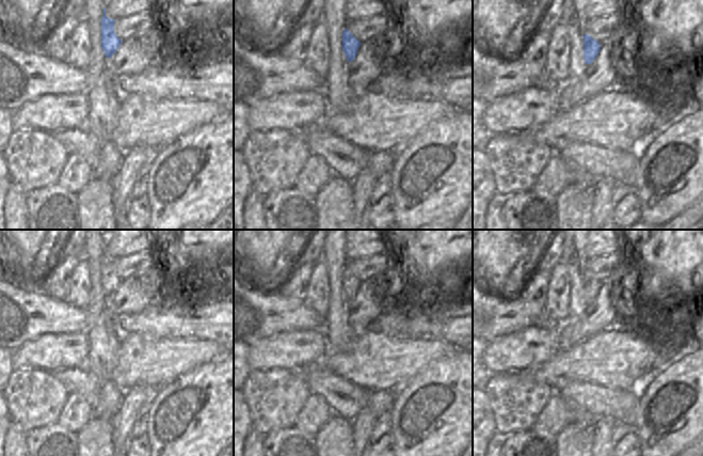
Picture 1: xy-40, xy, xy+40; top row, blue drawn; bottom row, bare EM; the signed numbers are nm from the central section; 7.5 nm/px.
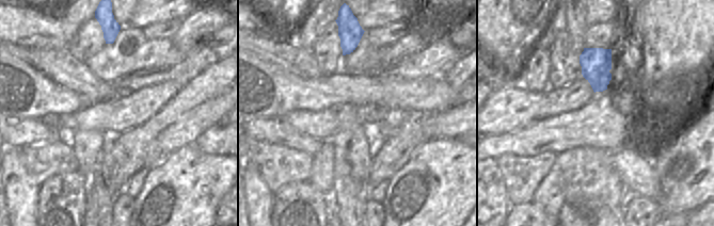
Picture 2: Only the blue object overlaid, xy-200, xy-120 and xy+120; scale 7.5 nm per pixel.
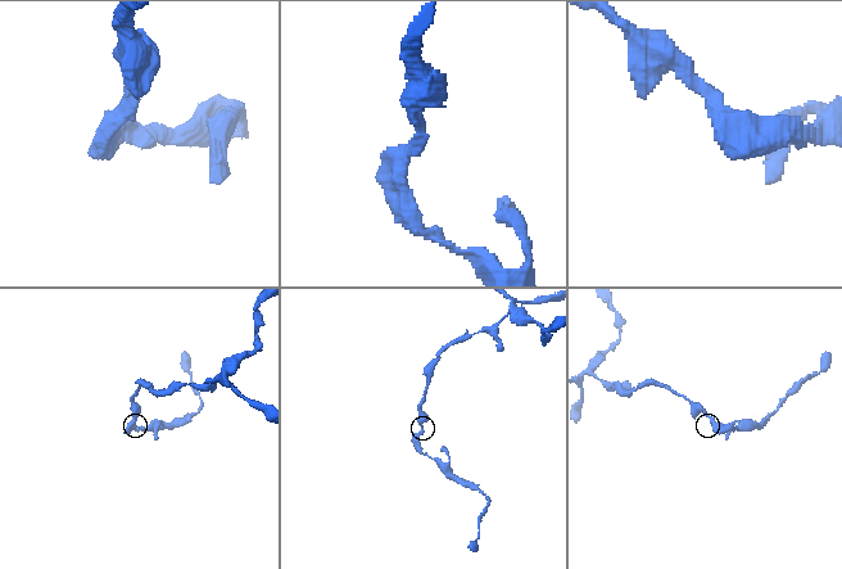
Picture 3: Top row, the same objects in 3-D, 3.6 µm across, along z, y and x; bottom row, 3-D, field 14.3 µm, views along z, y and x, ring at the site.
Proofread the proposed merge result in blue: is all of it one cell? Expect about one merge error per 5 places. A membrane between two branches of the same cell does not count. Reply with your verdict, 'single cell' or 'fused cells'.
single cell

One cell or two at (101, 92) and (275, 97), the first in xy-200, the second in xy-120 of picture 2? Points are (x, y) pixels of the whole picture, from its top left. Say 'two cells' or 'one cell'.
two cells

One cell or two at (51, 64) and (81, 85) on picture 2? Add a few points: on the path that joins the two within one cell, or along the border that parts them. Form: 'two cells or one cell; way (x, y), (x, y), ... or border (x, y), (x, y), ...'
one cell; way (59, 65), (74, 78)

